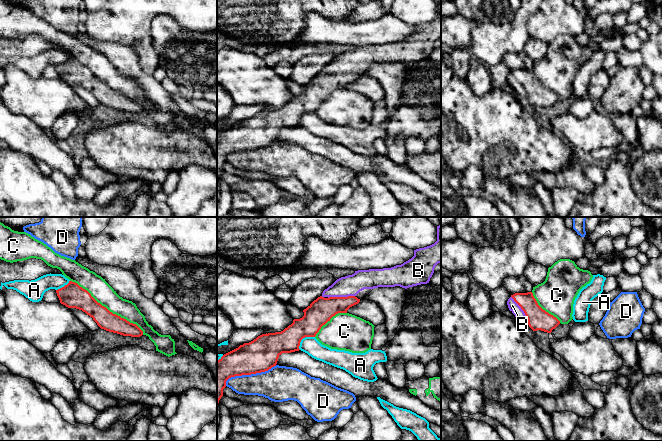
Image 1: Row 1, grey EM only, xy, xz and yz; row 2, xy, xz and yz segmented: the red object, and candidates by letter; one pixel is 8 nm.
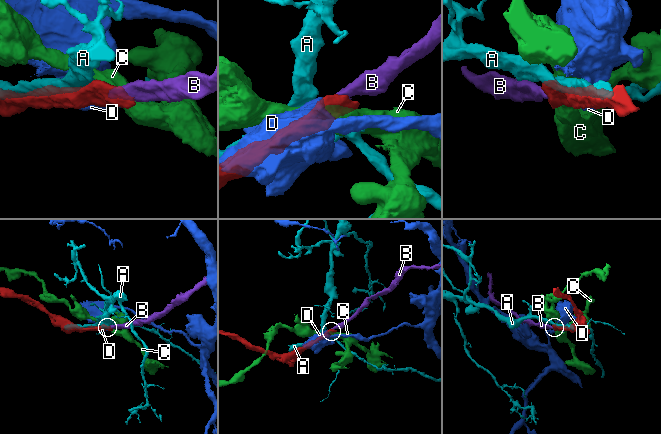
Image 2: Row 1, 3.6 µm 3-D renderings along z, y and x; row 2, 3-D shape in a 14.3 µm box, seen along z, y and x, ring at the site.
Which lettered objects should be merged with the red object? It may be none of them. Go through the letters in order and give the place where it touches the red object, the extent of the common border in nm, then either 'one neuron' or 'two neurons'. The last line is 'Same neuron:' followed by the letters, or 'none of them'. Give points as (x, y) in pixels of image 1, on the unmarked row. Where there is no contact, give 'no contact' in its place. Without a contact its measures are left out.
A: meets red in xz at (303, 113); contact 170 nm long; two neurons
B: meets red in xz at (341, 73); contact 220 nm long; one neuron
C: meets red in xy at (107, 85); contact 750 nm long; two neurons
D: meets red in xz at (249, 150); contact 440 nm long; two neurons
Same neuron: B

